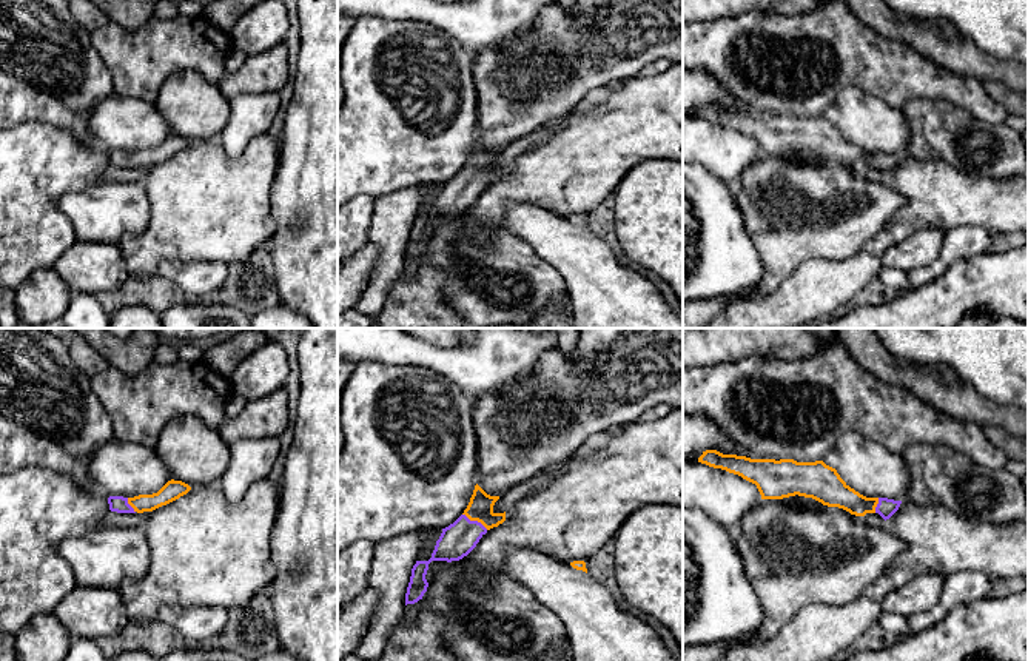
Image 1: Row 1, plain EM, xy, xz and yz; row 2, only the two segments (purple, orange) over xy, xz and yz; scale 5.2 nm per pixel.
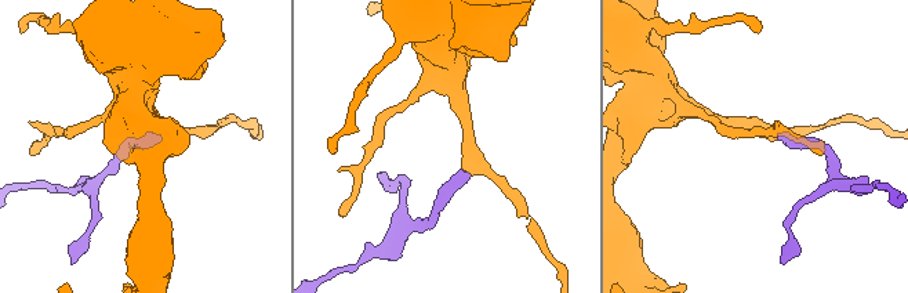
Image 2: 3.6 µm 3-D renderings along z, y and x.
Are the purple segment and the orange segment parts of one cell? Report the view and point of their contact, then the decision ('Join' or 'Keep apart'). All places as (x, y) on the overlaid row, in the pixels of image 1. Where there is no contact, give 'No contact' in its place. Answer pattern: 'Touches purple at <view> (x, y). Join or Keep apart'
Touches purple at xz (475, 521). Join

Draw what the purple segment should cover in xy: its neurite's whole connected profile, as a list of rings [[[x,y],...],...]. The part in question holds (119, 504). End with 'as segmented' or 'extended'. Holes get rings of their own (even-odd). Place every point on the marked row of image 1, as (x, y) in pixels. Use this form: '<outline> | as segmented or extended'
[[[168,481],[157,493],[139,495],[134,498],[109,496],[108,504],[111,512],[117,513],[143,513],[153,512],[166,505],[180,496],[186,495],[191,487],[182,481]]] | extended

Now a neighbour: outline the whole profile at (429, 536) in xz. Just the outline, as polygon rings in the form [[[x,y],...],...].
[[[430,528],[422,532],[422,545],[418,555],[418,561],[428,561],[432,558],[432,553],[441,533],[441,528]]]

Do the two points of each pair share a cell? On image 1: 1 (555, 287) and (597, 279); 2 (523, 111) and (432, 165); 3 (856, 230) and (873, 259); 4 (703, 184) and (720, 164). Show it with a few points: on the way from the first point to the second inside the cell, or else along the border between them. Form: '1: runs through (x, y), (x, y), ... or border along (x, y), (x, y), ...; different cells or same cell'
1: border along (541, 258), (564, 282), (572, 312); different cells
2: border along (478, 102), (475, 137); different cells
3: border along (891, 219), (853, 255), (833, 261); different cells
4: border along (698, 165), (726, 184); different cells

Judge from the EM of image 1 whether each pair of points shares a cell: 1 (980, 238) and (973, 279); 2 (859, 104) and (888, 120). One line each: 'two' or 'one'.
1: two
2: one

